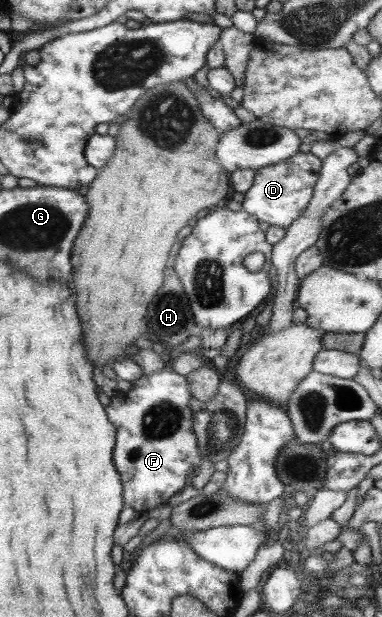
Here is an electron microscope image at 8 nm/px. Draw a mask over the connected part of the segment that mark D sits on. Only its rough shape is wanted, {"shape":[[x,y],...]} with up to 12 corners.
{"shape":[[310,152],[254,169],[242,210],[286,230],[313,194]]}

